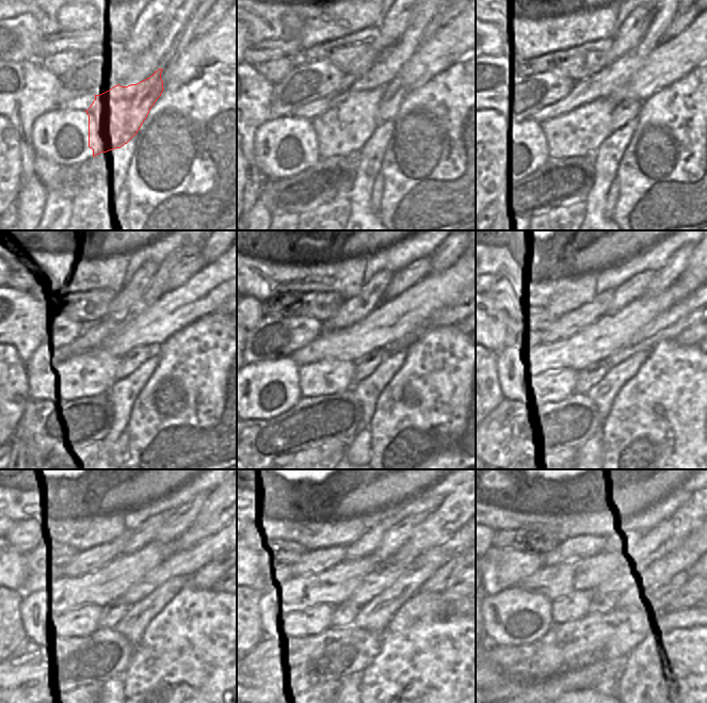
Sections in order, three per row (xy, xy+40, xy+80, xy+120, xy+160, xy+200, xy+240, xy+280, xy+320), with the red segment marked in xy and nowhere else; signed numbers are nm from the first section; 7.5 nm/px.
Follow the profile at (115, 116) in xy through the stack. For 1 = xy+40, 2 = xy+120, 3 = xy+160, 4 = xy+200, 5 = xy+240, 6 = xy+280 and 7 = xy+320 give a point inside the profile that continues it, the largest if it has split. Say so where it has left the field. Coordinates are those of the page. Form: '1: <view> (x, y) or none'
1: xy+40 (343, 129)
2: xy+120 (94, 372)
3: xy+160 (327, 377)
4: xy+200 (558, 384)
5: xy+240 (79, 622)
6: xy+280 (320, 618)
7: xy+320 (562, 611)

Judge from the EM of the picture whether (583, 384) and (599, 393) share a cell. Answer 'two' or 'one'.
two

